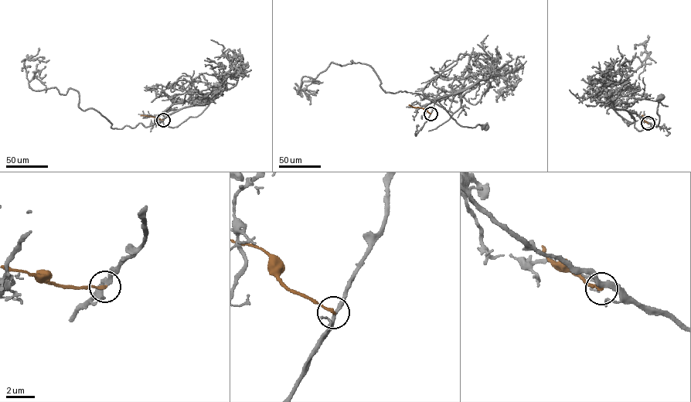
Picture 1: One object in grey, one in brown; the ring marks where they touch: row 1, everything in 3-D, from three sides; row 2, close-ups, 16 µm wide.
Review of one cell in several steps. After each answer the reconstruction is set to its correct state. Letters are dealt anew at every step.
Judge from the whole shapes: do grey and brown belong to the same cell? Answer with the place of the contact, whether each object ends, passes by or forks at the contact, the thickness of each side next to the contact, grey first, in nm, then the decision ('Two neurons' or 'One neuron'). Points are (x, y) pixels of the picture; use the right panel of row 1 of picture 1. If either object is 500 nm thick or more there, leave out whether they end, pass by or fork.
Place: (648, 123). At the ring grey passes by. At the ring brown ends. Thickness 280 nm (grey) against 200 nm. Two neurons

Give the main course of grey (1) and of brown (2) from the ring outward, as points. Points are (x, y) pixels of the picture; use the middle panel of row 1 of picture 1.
1: (430, 114), (435, 102), (448, 96), (430, 100), (443, 107), (461, 126), (472, 127), (479, 124), (485, 127)
2: (430, 114), (423, 108), (409, 104)

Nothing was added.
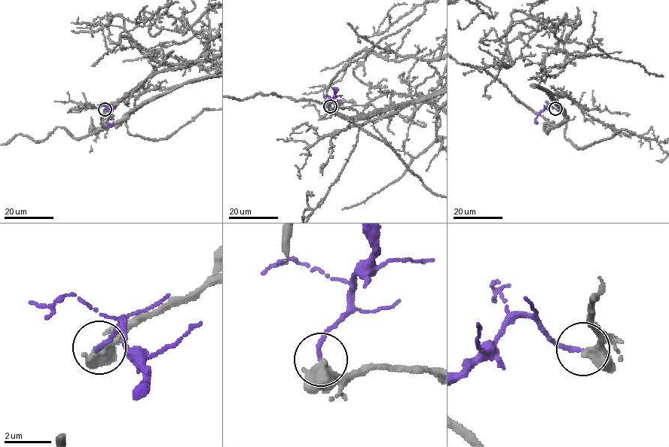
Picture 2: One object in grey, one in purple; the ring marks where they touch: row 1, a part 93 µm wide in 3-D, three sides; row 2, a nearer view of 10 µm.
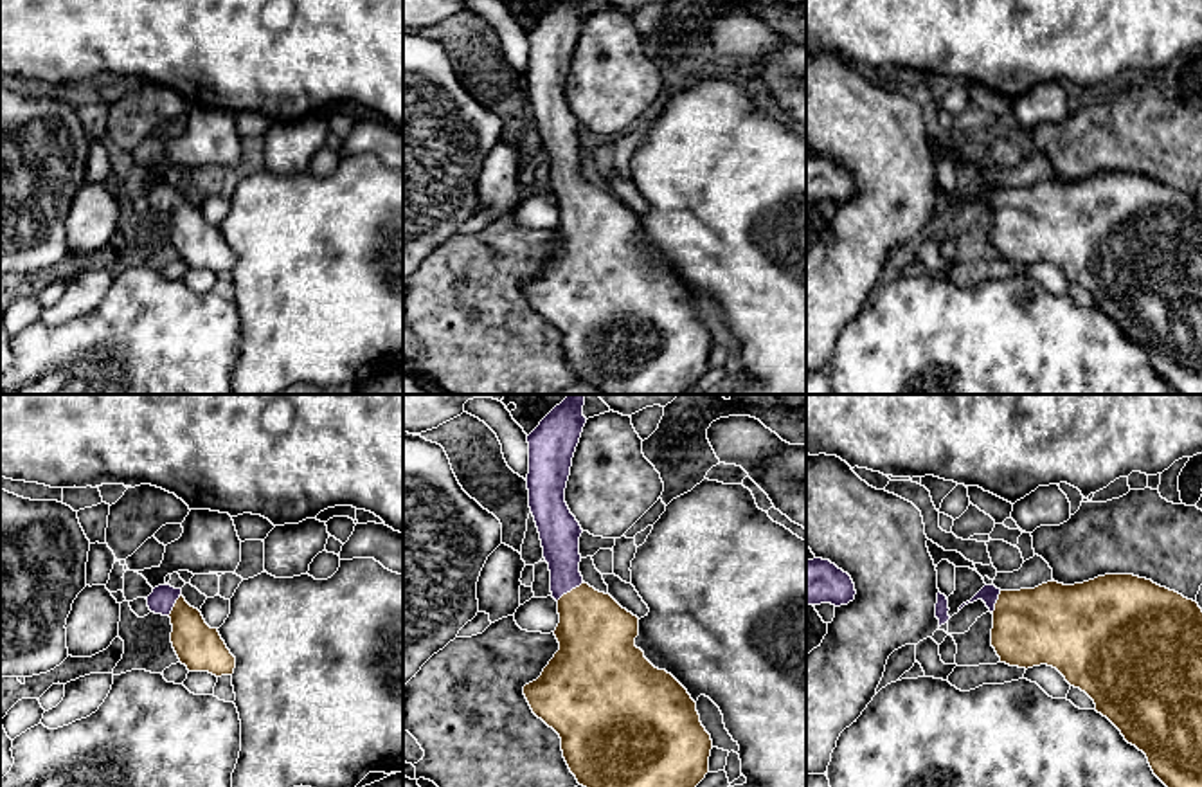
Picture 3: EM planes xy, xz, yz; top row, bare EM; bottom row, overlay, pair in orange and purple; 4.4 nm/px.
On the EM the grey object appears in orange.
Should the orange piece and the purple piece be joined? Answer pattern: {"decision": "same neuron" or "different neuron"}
{"decision": "same neuron"}

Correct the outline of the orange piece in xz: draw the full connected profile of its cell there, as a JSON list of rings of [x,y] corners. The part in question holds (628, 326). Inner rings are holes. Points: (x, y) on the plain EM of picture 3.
[[[556,2],[527,32],[529,104],[558,198],[554,232],[560,247],[542,272],[524,283],[524,292],[533,310],[560,331],[563,355],[579,382],[605,394],[687,394],[709,369],[713,346],[696,299],[671,270],[655,265],[635,243],[639,214],[610,191],[585,180],[579,169],[583,126],[565,99],[565,85],[587,20],[583,2]]]

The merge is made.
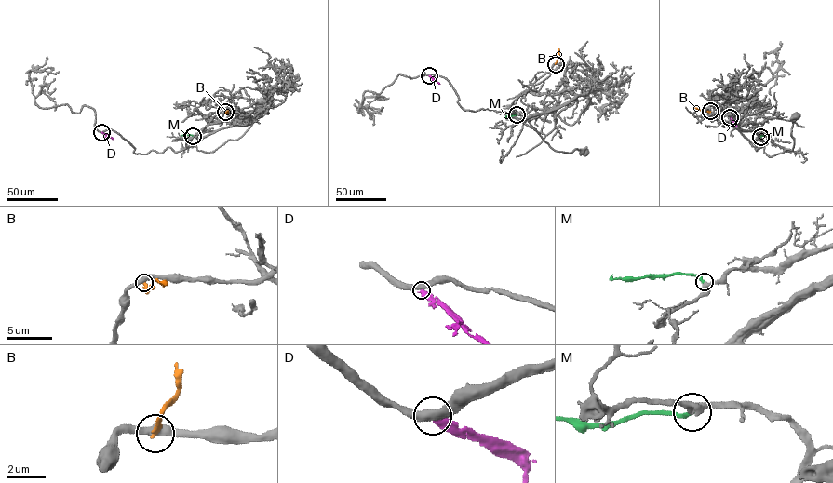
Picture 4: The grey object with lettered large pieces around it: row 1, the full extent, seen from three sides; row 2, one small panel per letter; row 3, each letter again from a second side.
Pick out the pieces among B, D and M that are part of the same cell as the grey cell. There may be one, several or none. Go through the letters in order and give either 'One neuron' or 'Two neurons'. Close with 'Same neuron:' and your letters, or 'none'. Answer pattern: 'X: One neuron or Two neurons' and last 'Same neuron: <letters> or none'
B: Two neurons
D: Two neurons
M: One neuron
Same neuron: M

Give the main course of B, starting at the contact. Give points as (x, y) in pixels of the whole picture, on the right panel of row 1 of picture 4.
B: (710, 111), (695, 108)

